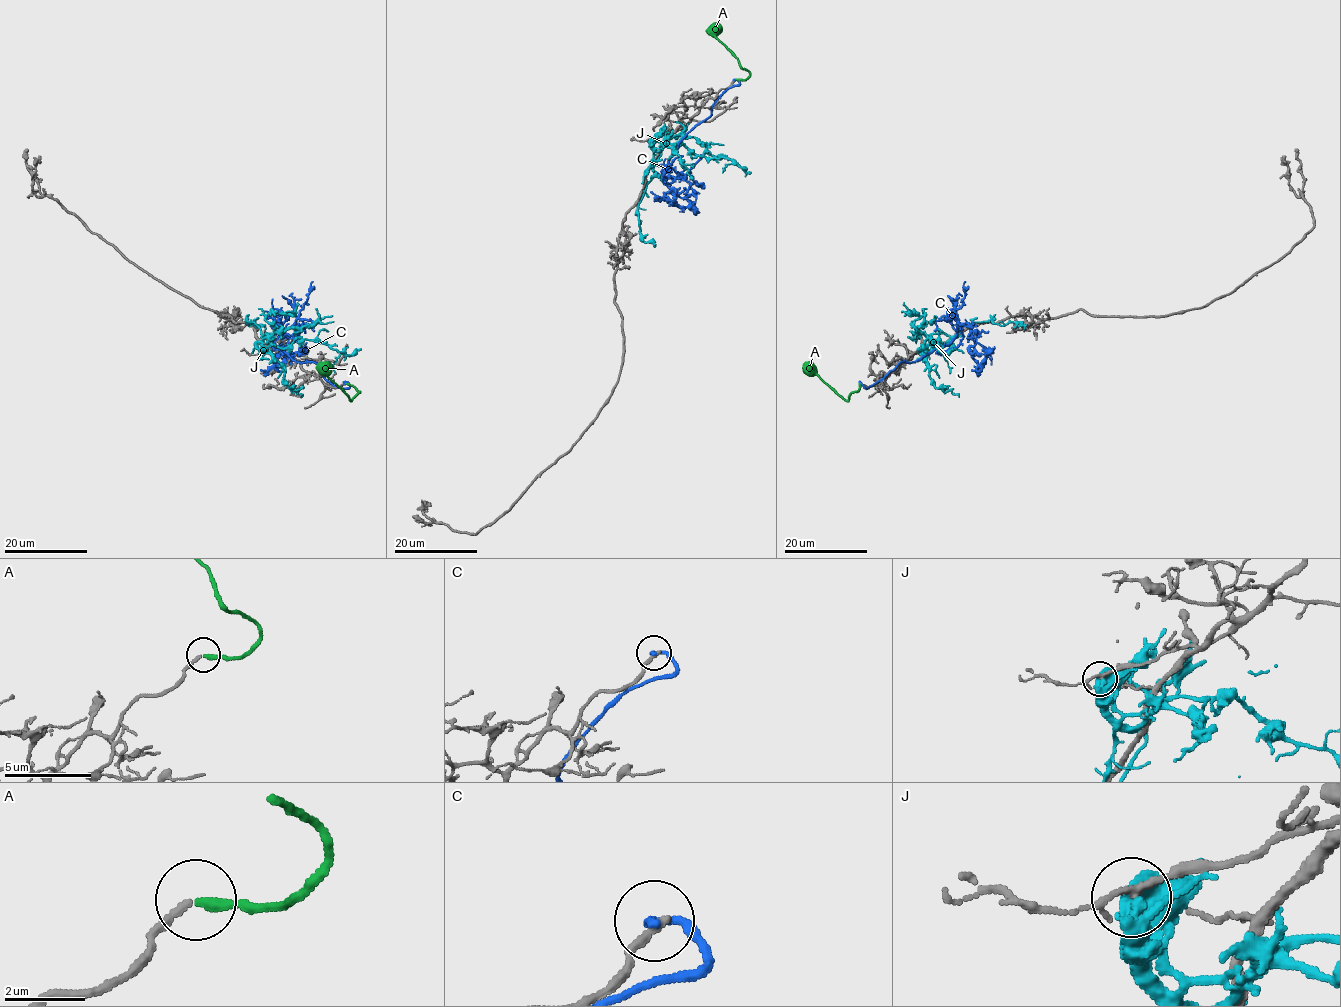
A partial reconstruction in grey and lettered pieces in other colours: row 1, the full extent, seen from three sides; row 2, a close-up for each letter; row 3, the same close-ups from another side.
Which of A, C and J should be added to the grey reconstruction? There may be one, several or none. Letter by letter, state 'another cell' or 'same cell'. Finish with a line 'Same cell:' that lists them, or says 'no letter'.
A: same cell
C: another cell
J: another cell
Same cell: A

